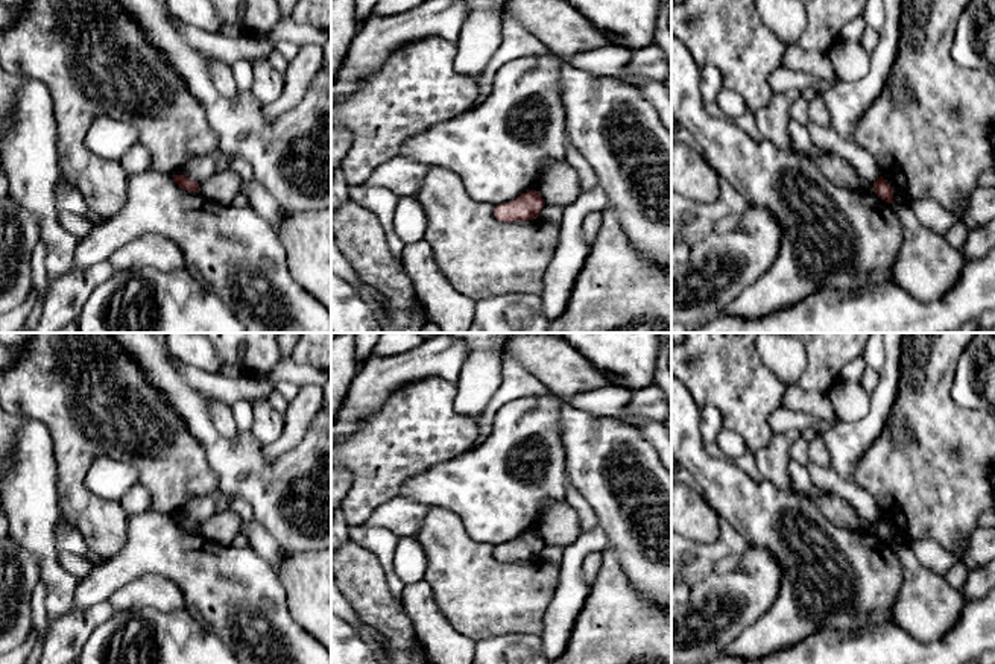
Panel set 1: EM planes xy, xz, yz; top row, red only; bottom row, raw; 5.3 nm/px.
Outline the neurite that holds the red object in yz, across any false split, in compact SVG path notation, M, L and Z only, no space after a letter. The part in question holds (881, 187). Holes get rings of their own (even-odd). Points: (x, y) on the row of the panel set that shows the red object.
M883 176L873 182L873 193L887 204L893 204L893 190Z

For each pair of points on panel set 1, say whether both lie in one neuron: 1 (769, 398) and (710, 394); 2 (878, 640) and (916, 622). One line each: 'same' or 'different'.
1: same
2: different

